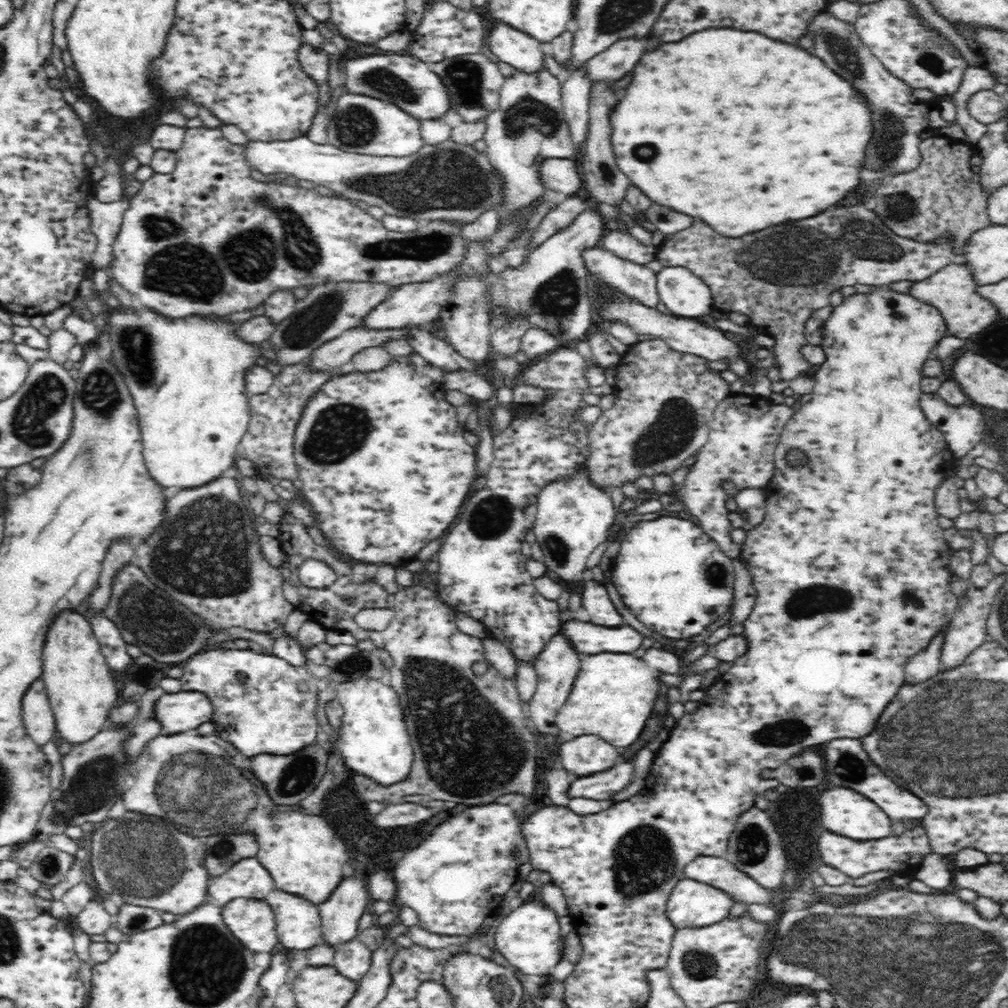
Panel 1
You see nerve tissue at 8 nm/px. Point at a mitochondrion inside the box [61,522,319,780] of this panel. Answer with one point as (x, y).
(143, 612)

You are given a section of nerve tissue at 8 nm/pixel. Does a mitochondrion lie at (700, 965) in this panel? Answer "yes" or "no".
yes

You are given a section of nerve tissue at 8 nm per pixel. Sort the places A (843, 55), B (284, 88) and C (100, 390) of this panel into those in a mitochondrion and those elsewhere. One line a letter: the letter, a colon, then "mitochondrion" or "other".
A: mitochondrion
B: other
C: mitochondrion

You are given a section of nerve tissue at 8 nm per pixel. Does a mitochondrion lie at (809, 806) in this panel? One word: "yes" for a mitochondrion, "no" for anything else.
no

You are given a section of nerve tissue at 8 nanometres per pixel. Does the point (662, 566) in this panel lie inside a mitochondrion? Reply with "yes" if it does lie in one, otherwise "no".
no

